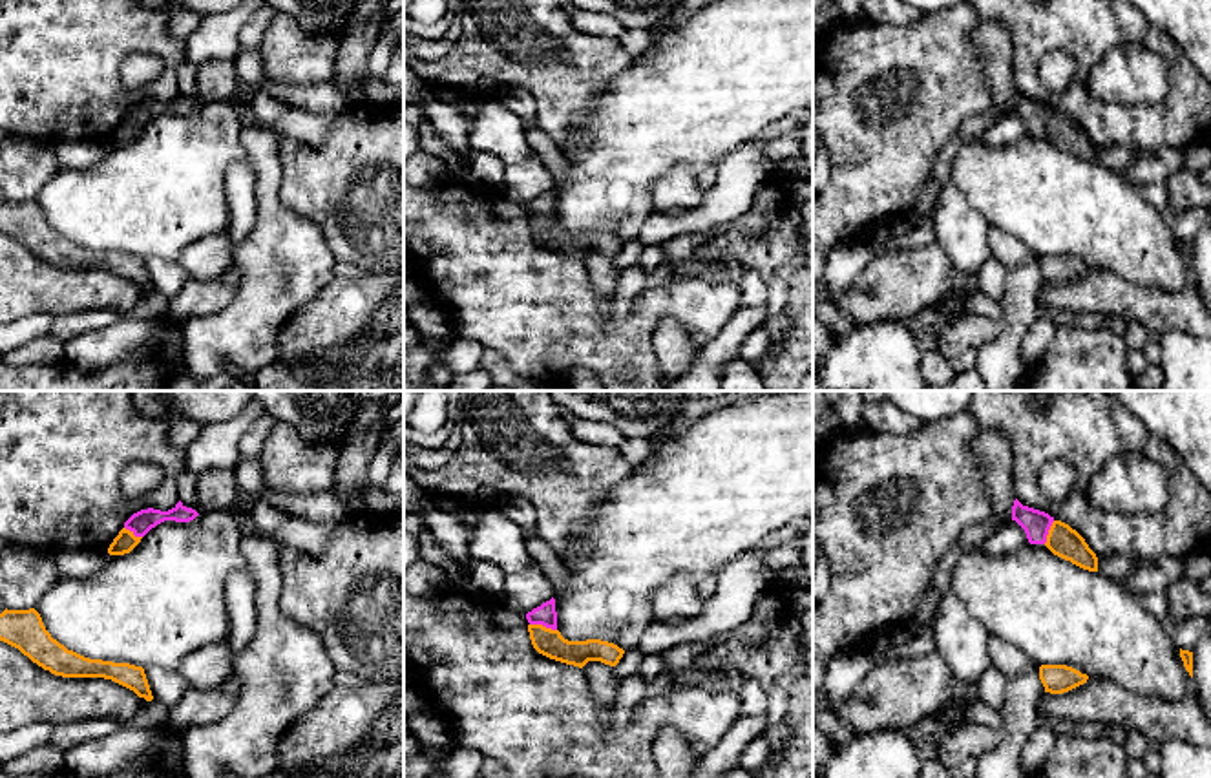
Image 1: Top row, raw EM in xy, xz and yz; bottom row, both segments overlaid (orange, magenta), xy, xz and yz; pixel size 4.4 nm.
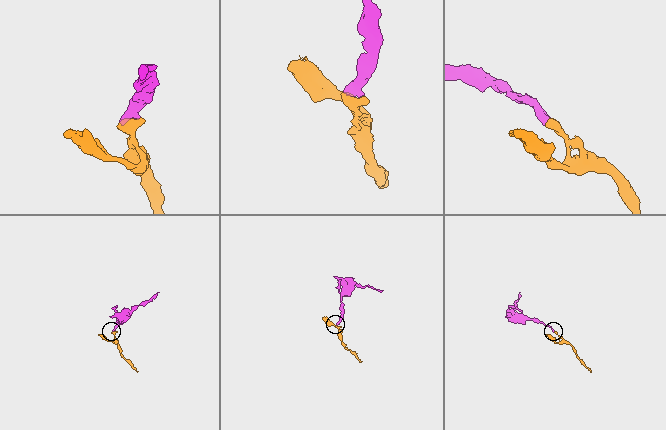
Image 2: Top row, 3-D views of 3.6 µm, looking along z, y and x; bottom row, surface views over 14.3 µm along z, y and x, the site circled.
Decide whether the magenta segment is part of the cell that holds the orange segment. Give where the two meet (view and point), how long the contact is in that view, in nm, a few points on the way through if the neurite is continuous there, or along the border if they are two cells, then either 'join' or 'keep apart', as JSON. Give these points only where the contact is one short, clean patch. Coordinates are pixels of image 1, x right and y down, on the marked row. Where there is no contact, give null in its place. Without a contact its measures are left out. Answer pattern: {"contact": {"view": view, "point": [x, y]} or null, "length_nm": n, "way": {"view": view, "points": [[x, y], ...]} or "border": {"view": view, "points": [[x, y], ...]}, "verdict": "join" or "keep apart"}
{"contact": {"view": "xz", "point": [541, 625]}, "length_nm": 120, "way": {"view": "xz", "points": [[547, 641], [541, 625], [545, 614]]}, "verdict": "join"}

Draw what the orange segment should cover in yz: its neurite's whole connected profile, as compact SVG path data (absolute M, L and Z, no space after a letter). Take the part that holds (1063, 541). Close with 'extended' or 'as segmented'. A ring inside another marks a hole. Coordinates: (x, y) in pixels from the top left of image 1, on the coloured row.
M1017 499L1012 506L1012 520L1025 530L1030 544L1045 544L1054 555L1083 570L1098 572L1096 553L1069 524L1056 520L1045 511L1023 506Z; extended

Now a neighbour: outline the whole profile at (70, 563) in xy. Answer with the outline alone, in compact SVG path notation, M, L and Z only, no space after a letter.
M62 550L53 553L60 579L84 579L97 573L108 561L108 550Z

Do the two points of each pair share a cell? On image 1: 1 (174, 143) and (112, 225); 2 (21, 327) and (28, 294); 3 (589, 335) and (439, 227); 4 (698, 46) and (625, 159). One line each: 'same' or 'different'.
1: same
2: different
3: same
4: same

